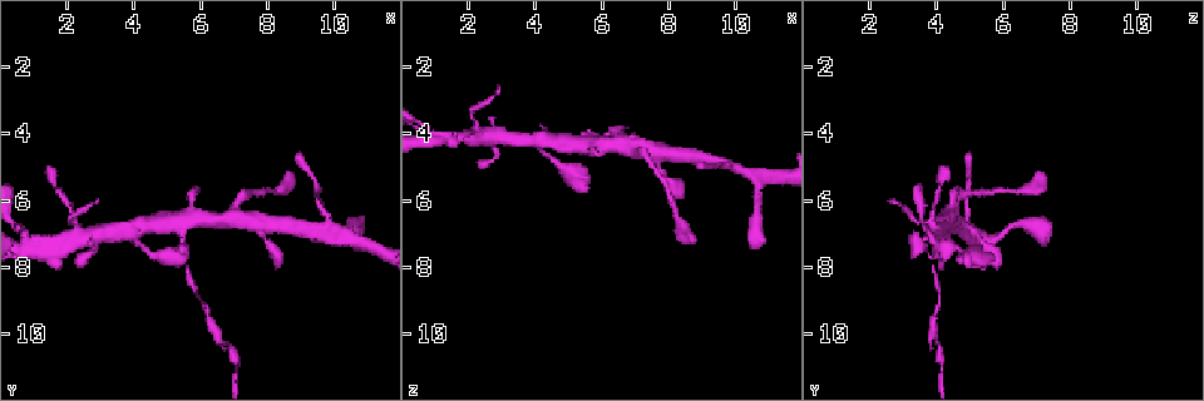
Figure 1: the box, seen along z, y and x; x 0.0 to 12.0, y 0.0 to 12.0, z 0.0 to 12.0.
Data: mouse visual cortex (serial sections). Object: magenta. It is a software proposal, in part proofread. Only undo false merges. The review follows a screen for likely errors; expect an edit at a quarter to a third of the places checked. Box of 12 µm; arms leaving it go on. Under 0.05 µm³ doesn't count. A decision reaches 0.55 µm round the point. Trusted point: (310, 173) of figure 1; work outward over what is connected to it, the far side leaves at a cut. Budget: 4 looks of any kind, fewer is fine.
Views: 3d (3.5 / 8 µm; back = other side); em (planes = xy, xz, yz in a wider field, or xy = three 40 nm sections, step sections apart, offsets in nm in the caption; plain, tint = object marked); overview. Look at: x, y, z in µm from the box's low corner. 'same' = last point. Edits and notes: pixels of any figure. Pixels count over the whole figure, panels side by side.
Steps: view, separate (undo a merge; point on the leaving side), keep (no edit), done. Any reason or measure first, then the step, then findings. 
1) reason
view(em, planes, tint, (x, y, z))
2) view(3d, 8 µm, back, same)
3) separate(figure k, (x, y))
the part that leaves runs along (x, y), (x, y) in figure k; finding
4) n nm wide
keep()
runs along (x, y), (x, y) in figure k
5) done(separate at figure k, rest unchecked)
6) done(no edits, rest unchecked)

a fork
view(3d, 3.5 µm, (9.8, 6.5, 4.9))

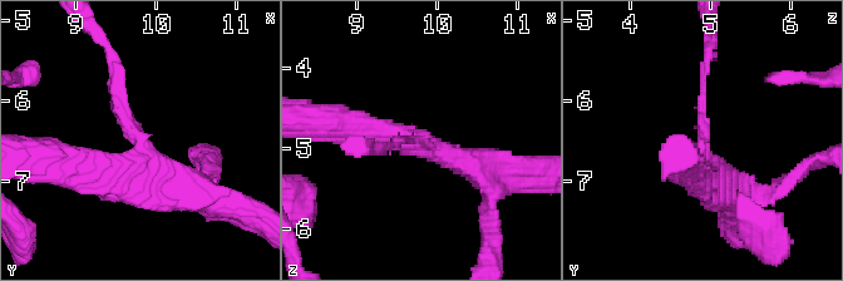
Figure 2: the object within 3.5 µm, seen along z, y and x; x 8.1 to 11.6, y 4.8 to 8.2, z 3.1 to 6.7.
view(em, planes, tint, (9.80, 6.65, 4.90))

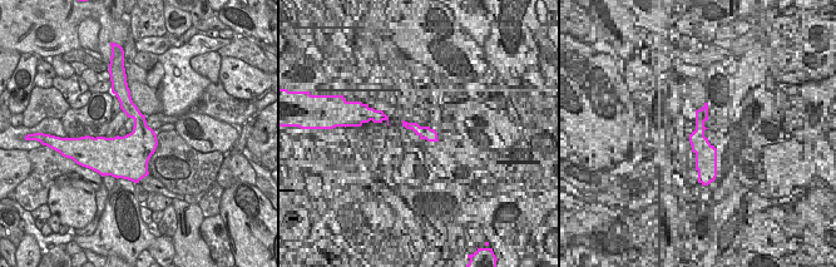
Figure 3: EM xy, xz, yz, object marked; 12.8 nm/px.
keep()
runs along (114, 70), (142, 156), (72, 167) in figure 2; one cell here

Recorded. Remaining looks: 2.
sharp bend
view(3d, 8 µm, (8.0, 7.2, 5.3))

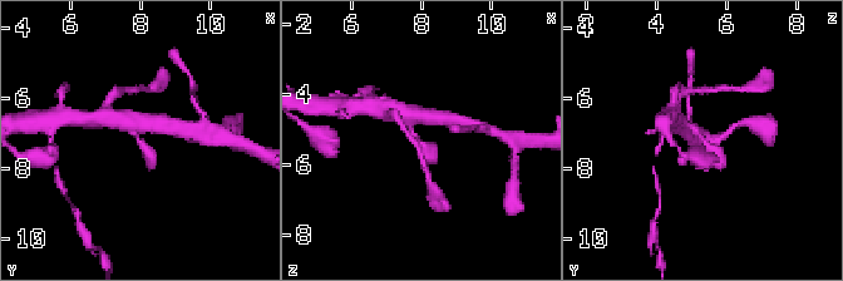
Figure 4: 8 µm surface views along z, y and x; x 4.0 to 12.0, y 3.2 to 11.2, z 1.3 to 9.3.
view(em, xy, step 1, tint, (7.9, 7.2, 5.3))

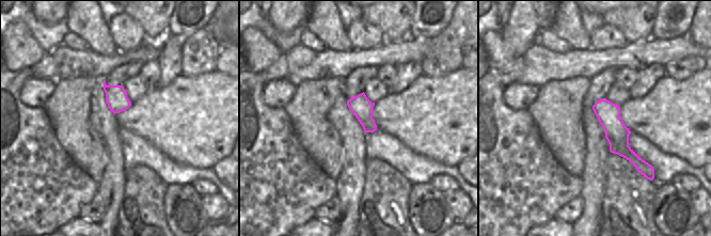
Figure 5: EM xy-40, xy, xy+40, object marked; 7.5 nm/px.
170 nm wide
keep()
runs along (676, 121), (694, 127), (720, 168) in figure 4; continuous, no second cell

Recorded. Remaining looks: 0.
done(no edits, rest unchecked)

